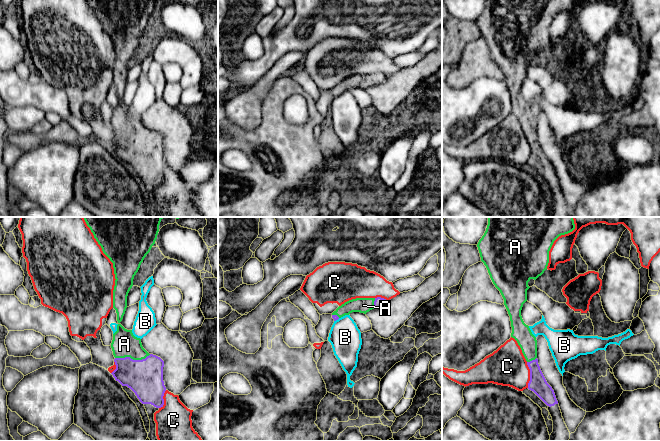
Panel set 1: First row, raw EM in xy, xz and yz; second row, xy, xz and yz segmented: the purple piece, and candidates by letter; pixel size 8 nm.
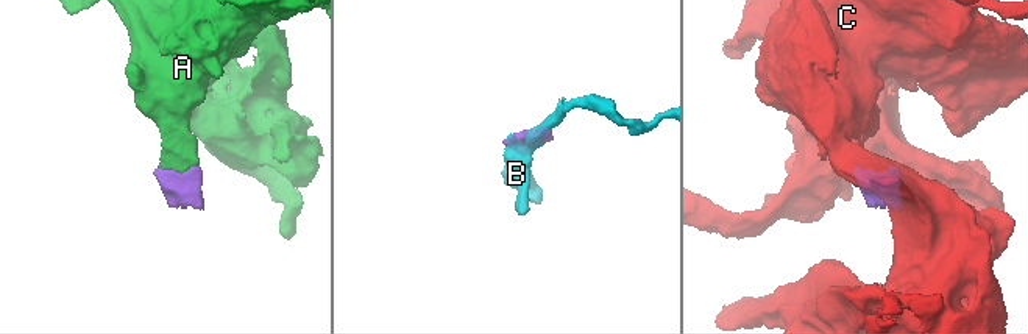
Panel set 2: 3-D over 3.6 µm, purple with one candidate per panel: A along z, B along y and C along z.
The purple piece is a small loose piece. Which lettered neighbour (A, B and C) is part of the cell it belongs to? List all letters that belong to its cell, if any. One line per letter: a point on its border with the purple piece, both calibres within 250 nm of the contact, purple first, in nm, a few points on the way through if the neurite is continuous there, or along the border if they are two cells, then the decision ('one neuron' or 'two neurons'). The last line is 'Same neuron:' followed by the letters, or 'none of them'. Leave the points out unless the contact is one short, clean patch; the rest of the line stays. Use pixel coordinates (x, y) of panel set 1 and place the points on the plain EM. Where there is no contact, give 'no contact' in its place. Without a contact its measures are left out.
A: meets purple in xy at (132, 135); 300 nm thick on the purple side, 200 nm on the other; runs through xy (144, 153), (134, 141), (132, 135), (124, 120); one neuron
B: meets purple in xz at (336, 95); 50 nm thick on the purple side, 260 nm on the other; border along xz (339, 94), (334, 97); two neurons
C: meets purple in yz at (530, 151); 140 nm thick on the purple side, 320 nm on the other; two neurons
Same neuron: A

